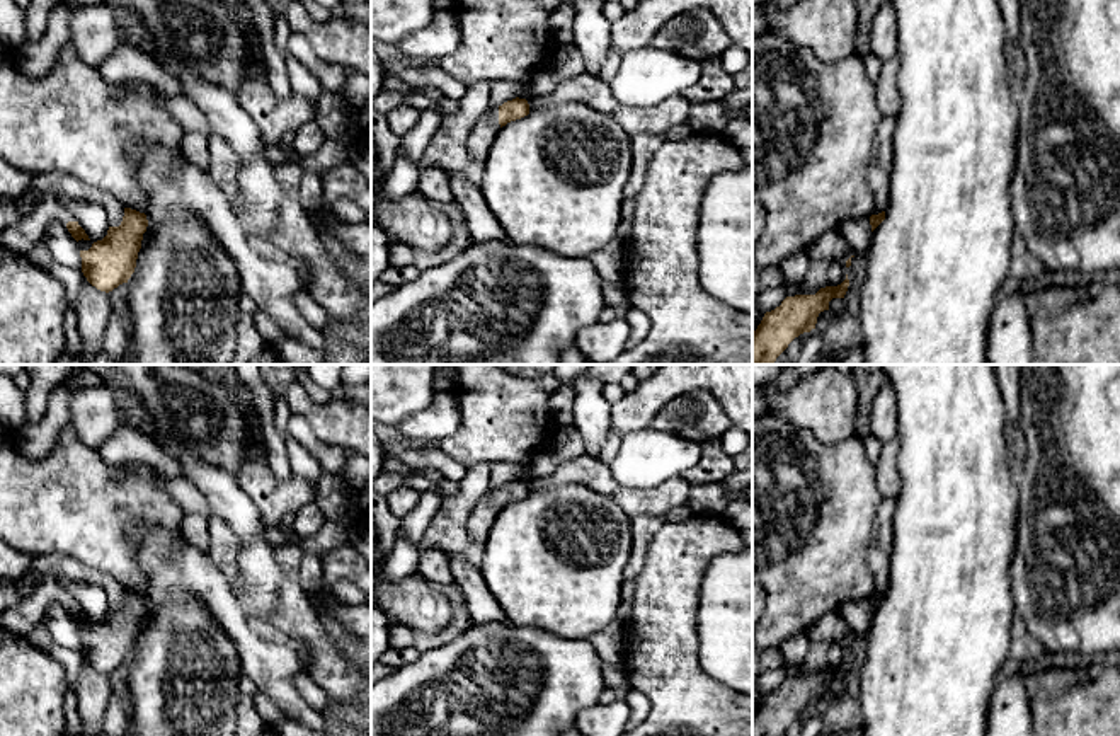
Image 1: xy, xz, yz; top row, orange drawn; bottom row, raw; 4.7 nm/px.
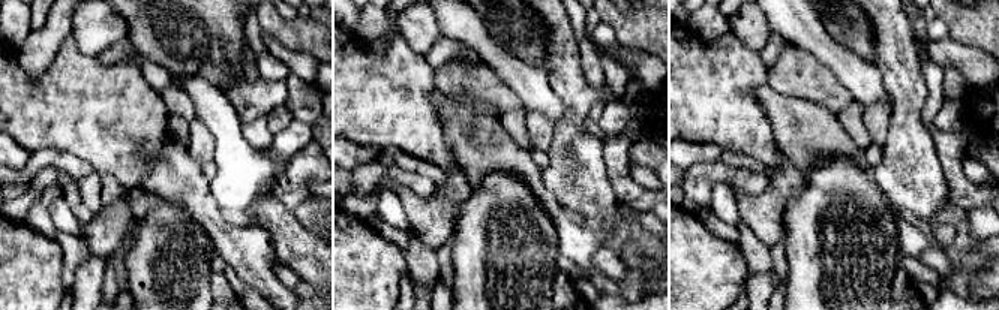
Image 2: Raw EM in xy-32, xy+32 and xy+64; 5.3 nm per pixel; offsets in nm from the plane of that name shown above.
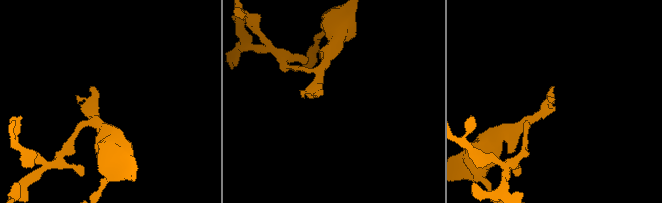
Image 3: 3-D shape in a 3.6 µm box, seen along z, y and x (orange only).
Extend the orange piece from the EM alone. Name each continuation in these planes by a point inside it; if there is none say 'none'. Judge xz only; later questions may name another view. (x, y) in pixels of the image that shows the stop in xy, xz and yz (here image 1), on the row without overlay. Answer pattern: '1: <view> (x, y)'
1: xz (484, 513)

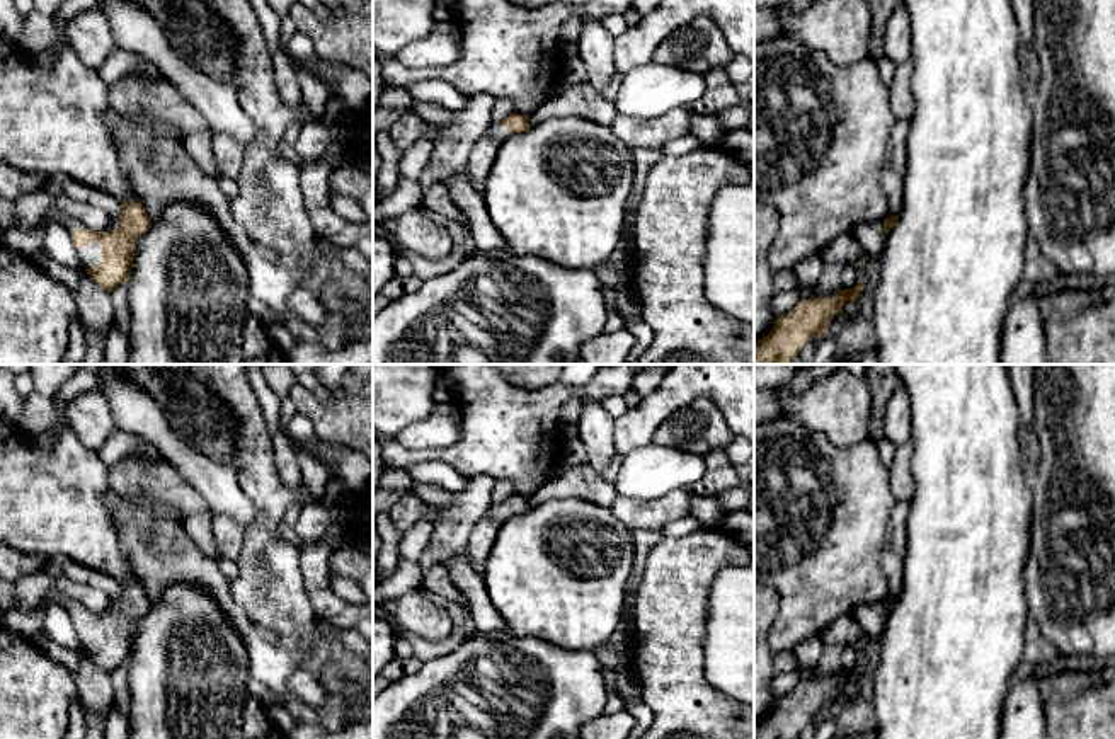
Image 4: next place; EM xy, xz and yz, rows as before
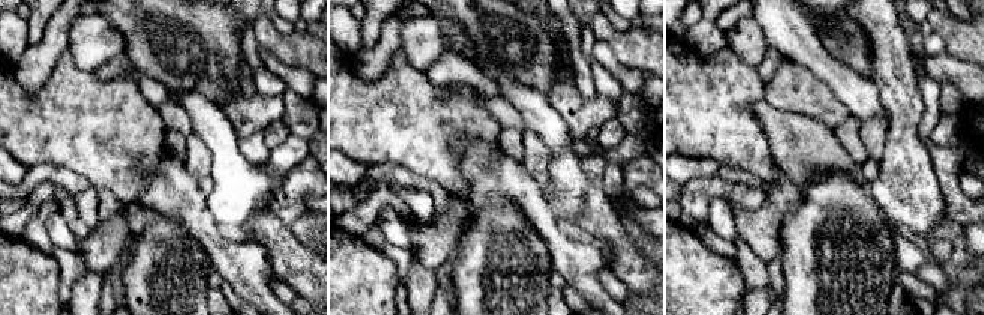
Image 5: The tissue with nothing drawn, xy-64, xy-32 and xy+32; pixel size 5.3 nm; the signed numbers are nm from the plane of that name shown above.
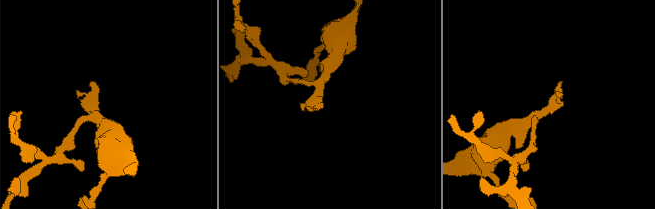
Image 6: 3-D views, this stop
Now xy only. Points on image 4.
1: xy (89, 637)

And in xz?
1: xz (484, 532)

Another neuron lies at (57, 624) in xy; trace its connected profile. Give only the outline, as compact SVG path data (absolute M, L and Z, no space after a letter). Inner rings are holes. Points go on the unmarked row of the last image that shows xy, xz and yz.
M56 601L48 603L44 610L43 633L75 652L83 650L70 613Z

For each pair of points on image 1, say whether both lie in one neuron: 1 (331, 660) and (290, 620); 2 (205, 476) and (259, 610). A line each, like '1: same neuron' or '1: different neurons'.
1: same neuron
2: same neuron

